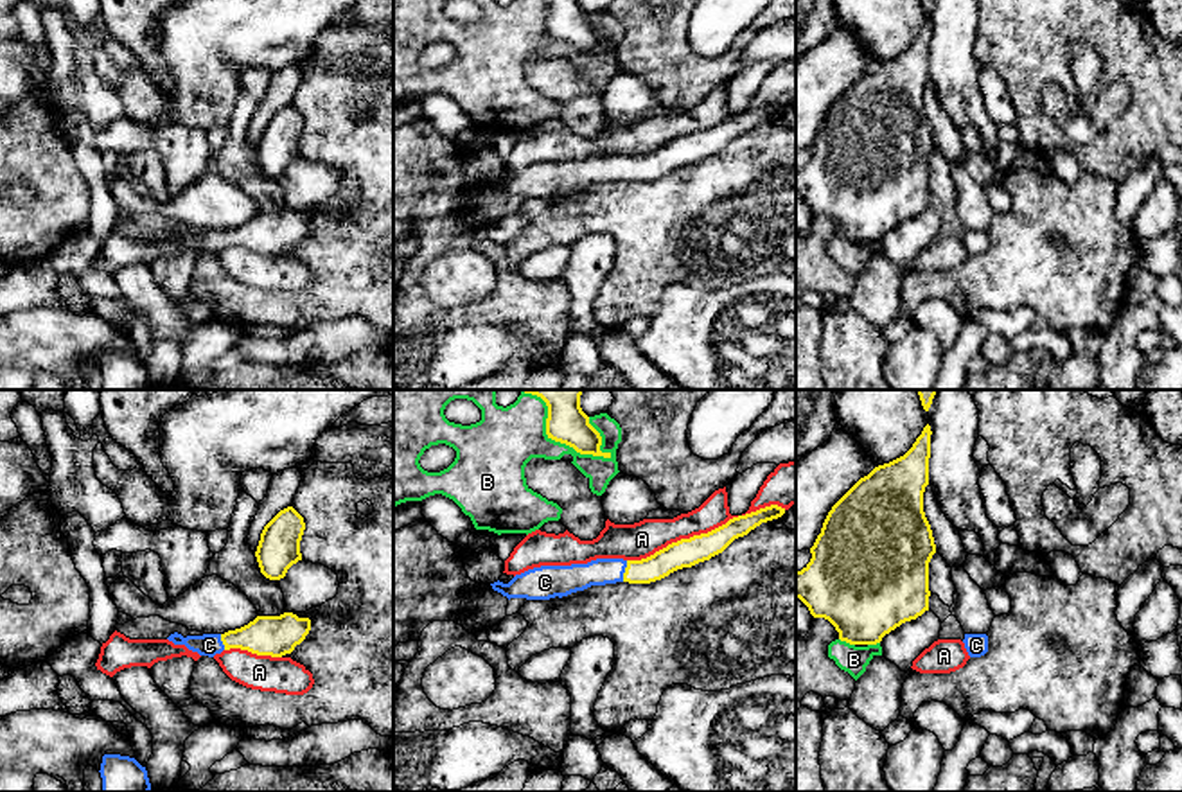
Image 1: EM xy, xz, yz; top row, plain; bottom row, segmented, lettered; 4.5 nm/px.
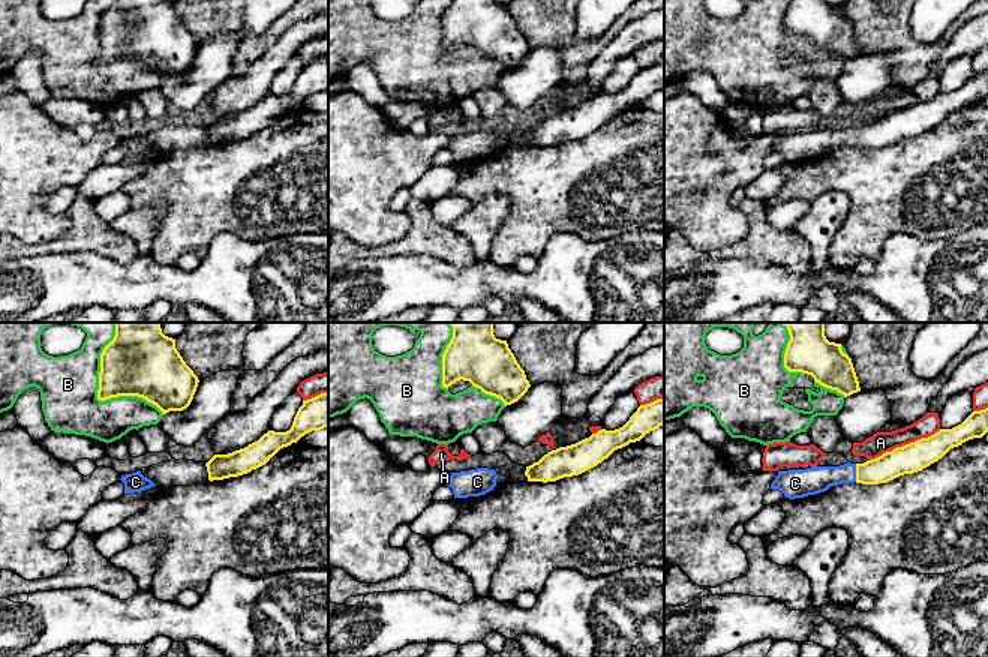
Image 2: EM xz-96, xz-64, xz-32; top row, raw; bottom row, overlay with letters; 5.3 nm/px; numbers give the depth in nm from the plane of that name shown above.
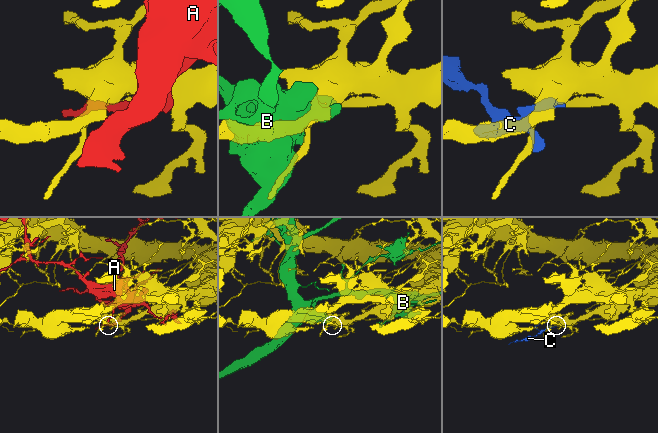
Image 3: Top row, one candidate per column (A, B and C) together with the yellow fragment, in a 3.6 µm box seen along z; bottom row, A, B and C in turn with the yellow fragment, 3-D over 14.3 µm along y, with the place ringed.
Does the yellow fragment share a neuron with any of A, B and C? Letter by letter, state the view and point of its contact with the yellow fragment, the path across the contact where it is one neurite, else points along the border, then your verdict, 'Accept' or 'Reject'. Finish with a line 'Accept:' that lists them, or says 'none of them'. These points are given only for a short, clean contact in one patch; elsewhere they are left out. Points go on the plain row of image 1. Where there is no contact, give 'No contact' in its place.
A: Touches yellow at xz (683, 137). Reject
B: Touches yellow at xz (564, 40). Reject
C: Touches yellow at xz (626, 169). Path across: xz (676, 153), (643, 169), (626, 169), (597, 169), (577, 175). Accept
Accept: C

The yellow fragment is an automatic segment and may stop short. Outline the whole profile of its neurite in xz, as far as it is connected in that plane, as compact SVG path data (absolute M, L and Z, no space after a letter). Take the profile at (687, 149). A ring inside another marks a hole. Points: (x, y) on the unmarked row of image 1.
M771 102L729 117L726 122L690 136L681 136L641 158L596 156L587 162L541 163L516 172L508 181L490 181L510 196L550 198L562 196L591 183L616 180L650 181L670 171L692 165L722 151L735 136L747 133L762 120L778 117L785 106Z

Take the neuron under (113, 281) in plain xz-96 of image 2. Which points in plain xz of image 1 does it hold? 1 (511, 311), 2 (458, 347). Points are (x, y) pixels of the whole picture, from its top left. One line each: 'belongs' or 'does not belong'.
1: does not belong
2: belongs

